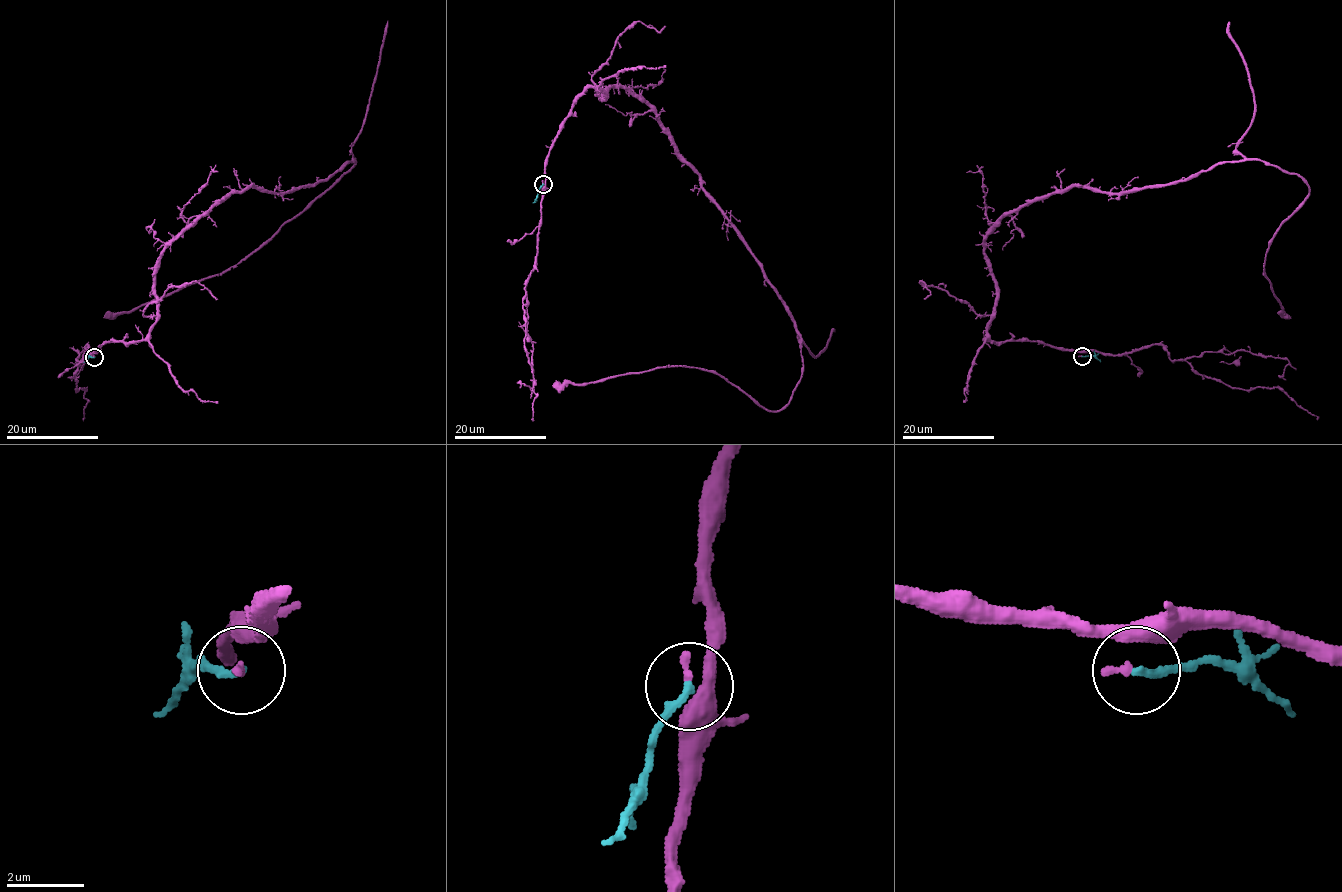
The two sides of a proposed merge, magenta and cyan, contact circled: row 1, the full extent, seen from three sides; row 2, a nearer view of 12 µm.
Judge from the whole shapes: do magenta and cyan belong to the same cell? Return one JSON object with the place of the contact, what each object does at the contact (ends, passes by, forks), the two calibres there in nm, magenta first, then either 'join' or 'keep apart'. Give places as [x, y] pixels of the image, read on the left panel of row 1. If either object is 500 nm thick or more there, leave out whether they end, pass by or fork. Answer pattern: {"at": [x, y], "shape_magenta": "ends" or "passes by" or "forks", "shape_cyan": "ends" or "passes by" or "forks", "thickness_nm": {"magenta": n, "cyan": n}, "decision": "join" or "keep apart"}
{"at": [94, 357], "shape_magenta": "ends", "shape_cyan": "ends", "thickness_nm": {"magenta": 170, "cyan": 190}, "decision": "keep apart"}

